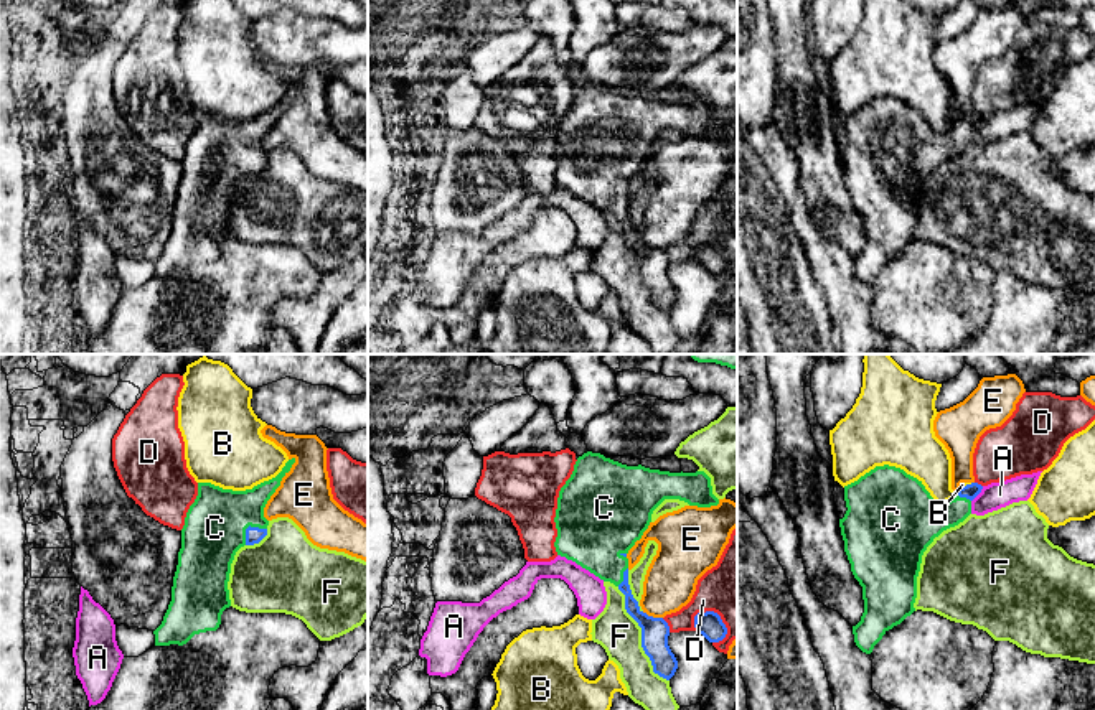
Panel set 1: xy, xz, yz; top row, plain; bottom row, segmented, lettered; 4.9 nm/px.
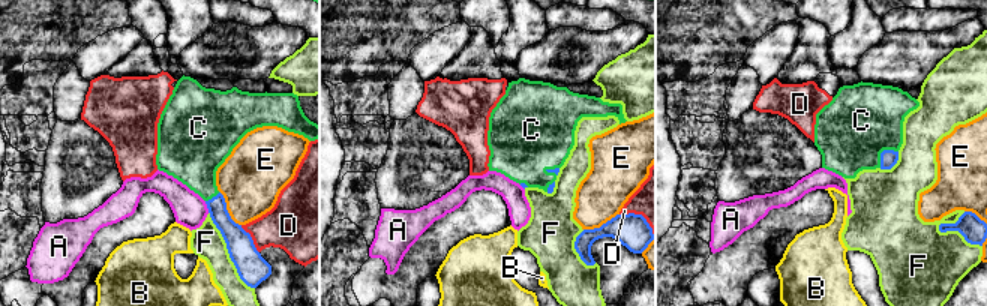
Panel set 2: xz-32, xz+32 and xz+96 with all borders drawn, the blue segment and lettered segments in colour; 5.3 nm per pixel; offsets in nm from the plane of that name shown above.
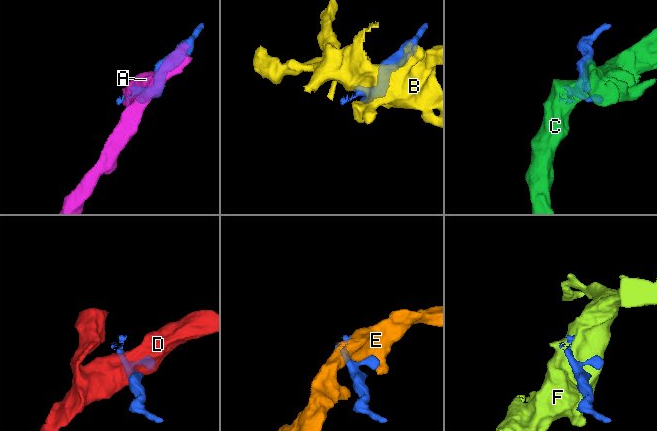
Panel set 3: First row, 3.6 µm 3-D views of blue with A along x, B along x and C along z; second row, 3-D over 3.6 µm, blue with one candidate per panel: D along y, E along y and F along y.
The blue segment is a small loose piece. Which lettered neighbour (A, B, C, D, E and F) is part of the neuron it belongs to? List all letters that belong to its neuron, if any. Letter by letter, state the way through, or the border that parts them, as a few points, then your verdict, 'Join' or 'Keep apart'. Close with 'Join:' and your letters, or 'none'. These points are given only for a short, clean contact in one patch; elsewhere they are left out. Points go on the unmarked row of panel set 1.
A: Keep apart
B: Keep apart
C: Path across: xy (253, 165), (248, 158), (215, 158). Join
D: Keep apart
E: Keep apart
F: Keep apart
Join: C

